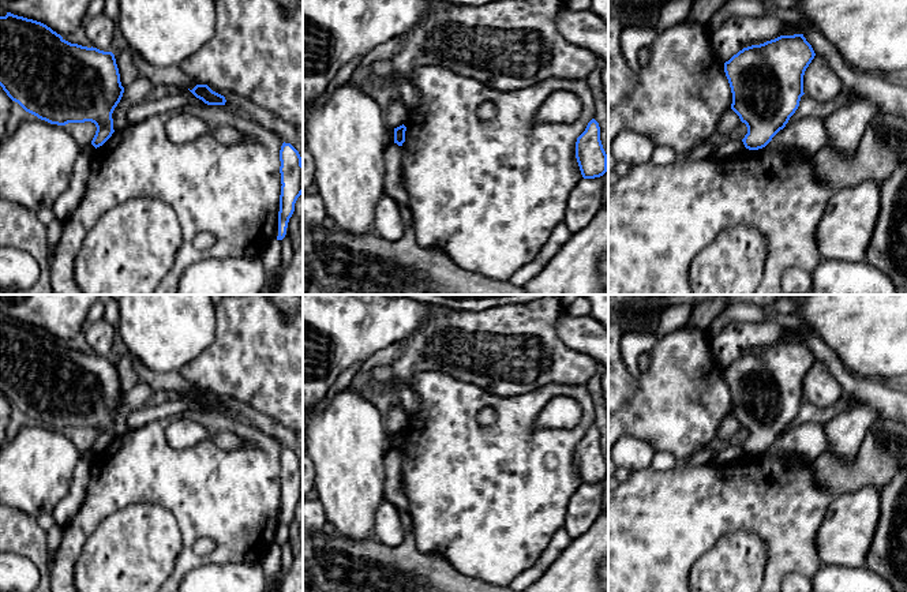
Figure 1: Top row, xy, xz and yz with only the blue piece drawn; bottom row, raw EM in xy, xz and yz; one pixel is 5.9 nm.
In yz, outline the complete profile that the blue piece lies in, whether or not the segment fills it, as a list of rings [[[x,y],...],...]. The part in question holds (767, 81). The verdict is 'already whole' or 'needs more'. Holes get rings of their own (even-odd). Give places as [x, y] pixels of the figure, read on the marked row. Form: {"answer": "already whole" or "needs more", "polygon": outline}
{"answer": "already whole", "polygon": [[[794,34],[743,48],[724,63],[724,72],[732,93],[731,109],[747,127],[747,134],[742,139],[746,149],[765,147],[786,127],[805,94],[803,75],[814,56],[803,34]]]}

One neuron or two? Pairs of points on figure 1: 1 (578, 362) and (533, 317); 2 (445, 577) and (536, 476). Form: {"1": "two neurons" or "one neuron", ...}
{"1": "one neuron", "2": "two neurons"}

